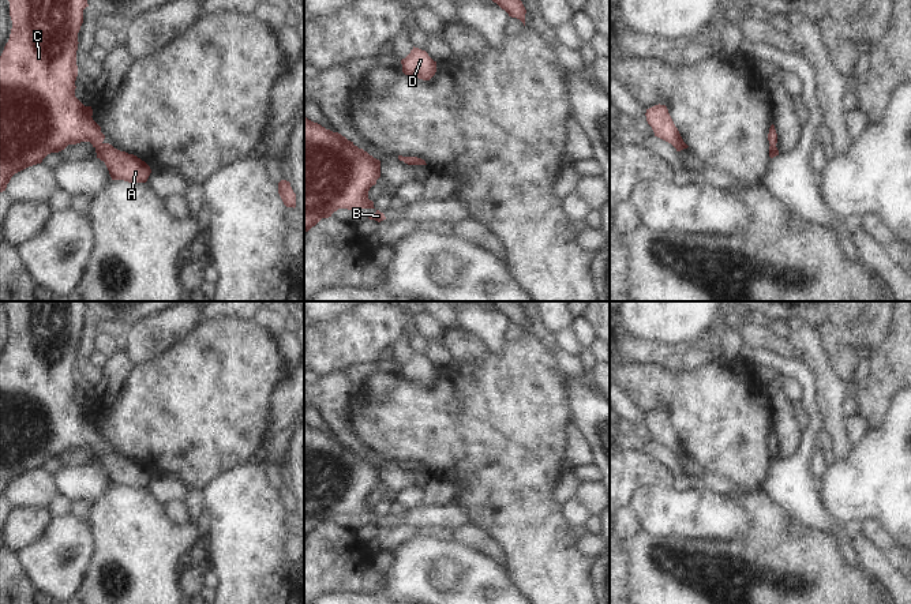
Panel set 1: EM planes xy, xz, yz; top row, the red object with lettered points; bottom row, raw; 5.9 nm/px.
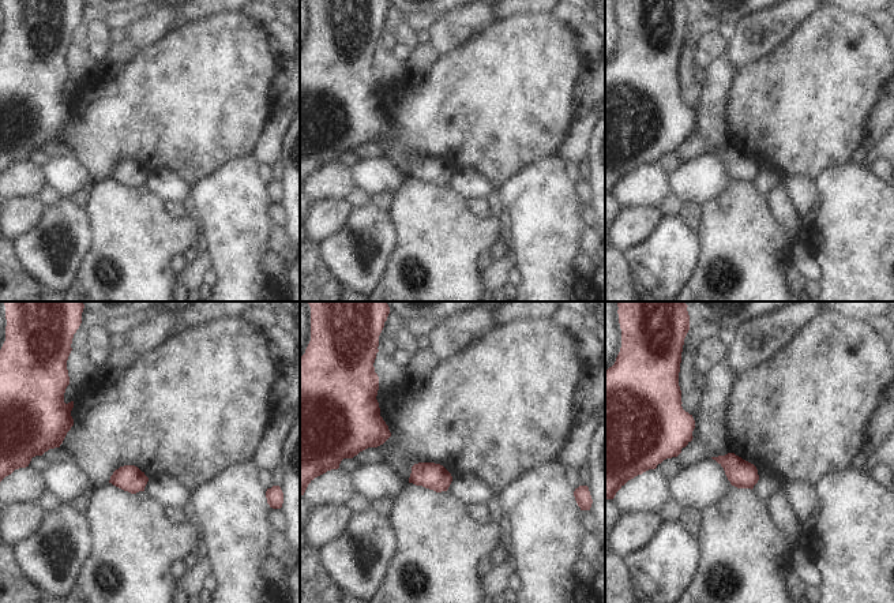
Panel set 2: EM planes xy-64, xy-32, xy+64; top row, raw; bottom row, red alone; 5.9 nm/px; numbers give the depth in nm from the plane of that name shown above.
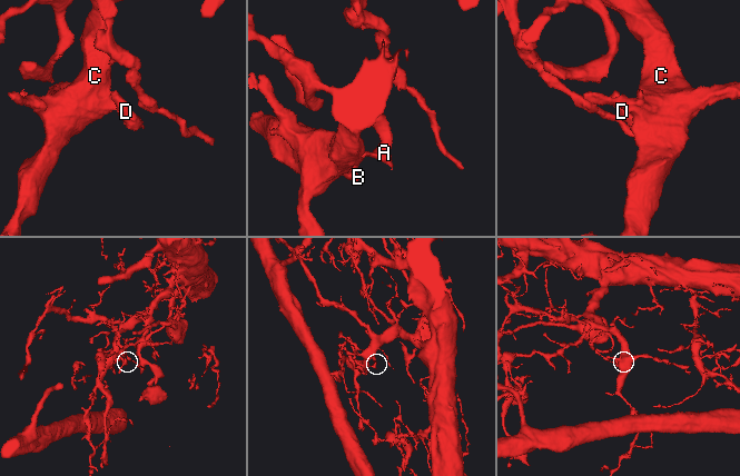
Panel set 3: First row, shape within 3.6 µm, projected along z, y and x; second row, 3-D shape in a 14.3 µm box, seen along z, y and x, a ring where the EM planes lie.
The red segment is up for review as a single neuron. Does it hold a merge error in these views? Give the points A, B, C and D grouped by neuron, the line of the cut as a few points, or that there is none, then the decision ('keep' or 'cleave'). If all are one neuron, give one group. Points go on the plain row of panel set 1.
A B C D | no cut | keep

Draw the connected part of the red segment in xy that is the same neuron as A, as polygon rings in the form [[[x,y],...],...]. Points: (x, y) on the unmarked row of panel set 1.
[[[7,301],[10,307],[10,322],[12,326],[12,334],[10,339],[10,345],[4,352],[4,356],[0,361],[0,498],[5,496],[7,489],[11,483],[37,469],[41,469],[42,465],[50,458],[59,458],[64,455],[68,450],[76,450],[80,447],[90,447],[95,454],[97,464],[105,468],[112,485],[124,485],[128,488],[146,488],[151,474],[150,472],[138,464],[134,459],[128,459],[125,457],[120,457],[115,454],[112,450],[105,449],[105,440],[101,438],[101,432],[93,425],[93,414],[91,412],[85,412],[75,402],[75,386],[78,382],[78,371],[76,371],[76,356],[78,356],[78,338],[83,329],[83,315],[89,312],[85,301]]]

